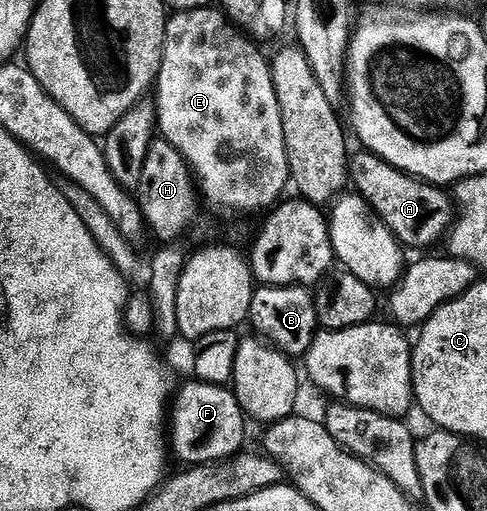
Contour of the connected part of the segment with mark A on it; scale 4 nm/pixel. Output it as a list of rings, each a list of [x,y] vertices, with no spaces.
[[[368,151],[354,152],[349,162],[352,188],[365,200],[372,212],[384,221],[390,234],[402,246],[425,249],[444,238],[455,224],[455,201],[440,185],[430,185],[420,177],[412,177]]]

